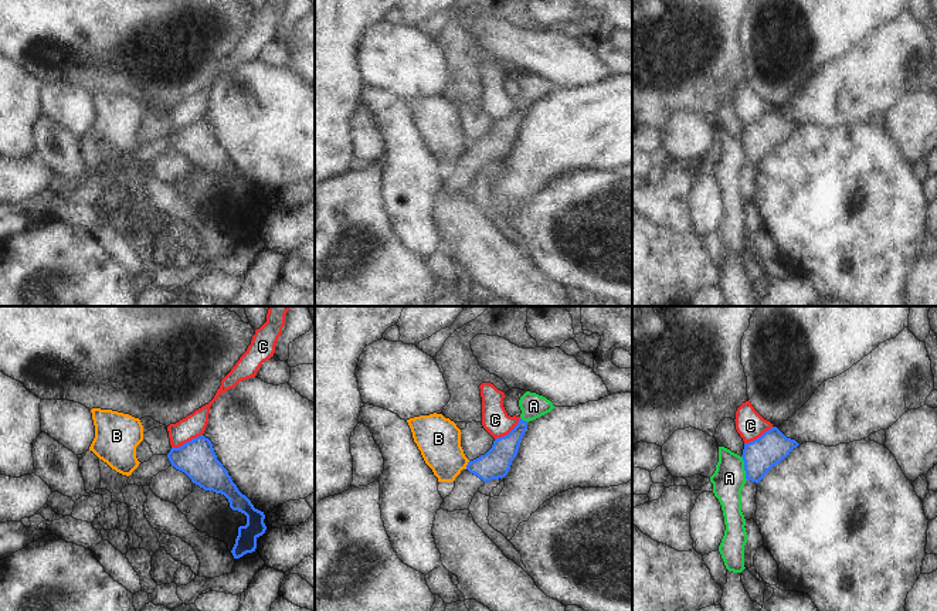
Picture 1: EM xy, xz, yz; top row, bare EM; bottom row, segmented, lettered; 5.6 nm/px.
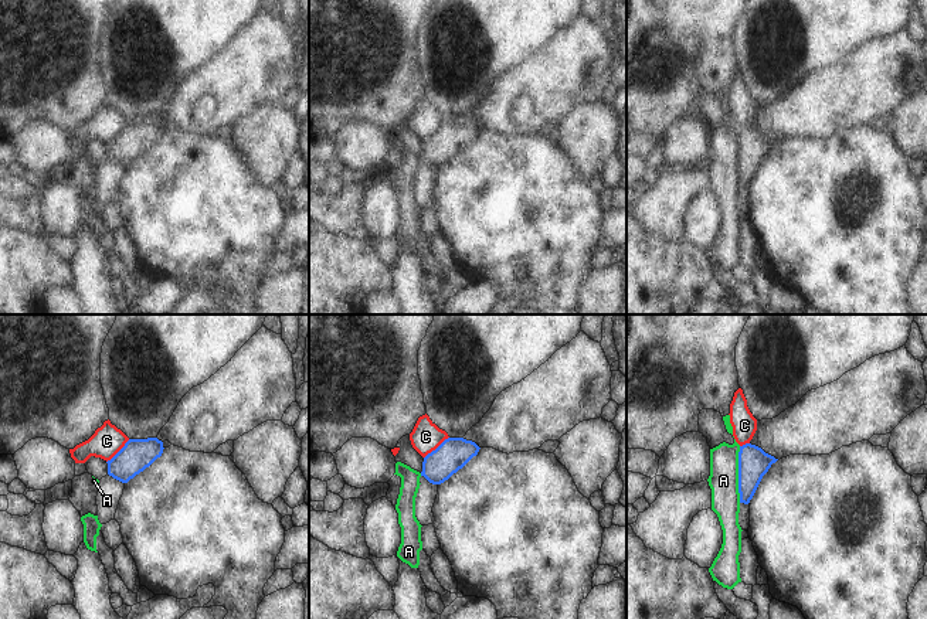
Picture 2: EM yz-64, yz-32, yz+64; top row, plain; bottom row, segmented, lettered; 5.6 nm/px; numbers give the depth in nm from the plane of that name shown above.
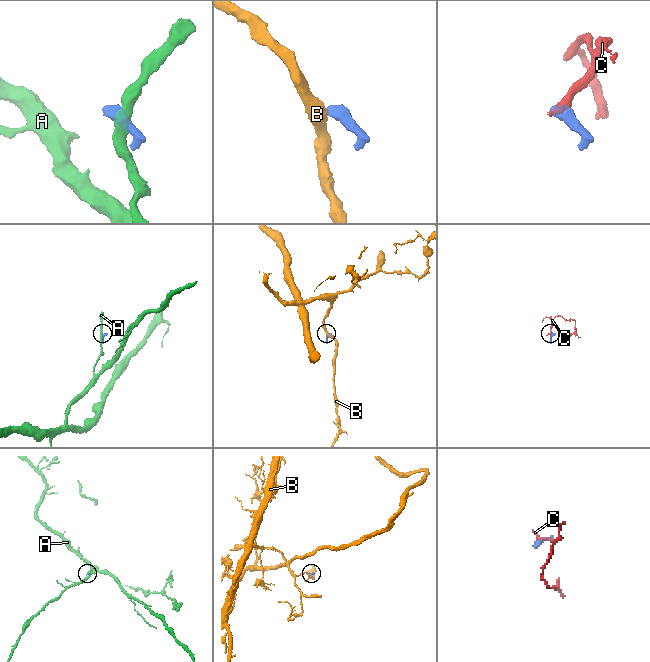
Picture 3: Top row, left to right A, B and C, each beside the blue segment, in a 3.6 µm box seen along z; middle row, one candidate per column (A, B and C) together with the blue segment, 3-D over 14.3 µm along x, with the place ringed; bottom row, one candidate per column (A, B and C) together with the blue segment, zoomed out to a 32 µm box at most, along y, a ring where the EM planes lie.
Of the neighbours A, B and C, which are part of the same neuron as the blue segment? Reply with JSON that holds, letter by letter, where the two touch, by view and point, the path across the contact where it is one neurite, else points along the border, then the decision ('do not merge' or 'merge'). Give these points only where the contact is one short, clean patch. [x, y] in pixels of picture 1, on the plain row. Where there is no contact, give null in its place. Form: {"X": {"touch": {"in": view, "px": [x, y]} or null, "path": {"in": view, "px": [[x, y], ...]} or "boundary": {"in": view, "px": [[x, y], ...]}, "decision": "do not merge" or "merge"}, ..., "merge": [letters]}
{"A": {"touch": {"in": "yz", "px": [744, 150]}, "boundary": {"in": "yz", "px": [[740, 139], [747, 162]]}, "decision": "do not merge"}, "B": {"touch": {"in": "xz", "px": [467, 148]}, "boundary": {"in": "xz", "px": [[469, 143], [465, 150]]}, "decision": "do not merge"}, "C": {"touch": {"in": "xy", "px": [186, 125]}, "boundary": {"in": "xy", "px": [[202, 116], [172, 131]]}, "decision": "do not merge"}, "merge": []}

